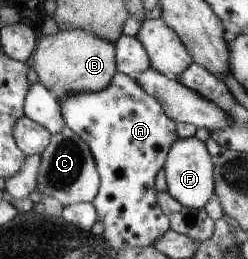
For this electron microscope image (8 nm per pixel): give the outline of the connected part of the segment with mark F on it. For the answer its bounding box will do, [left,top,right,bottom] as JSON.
[166,137,216,210]

